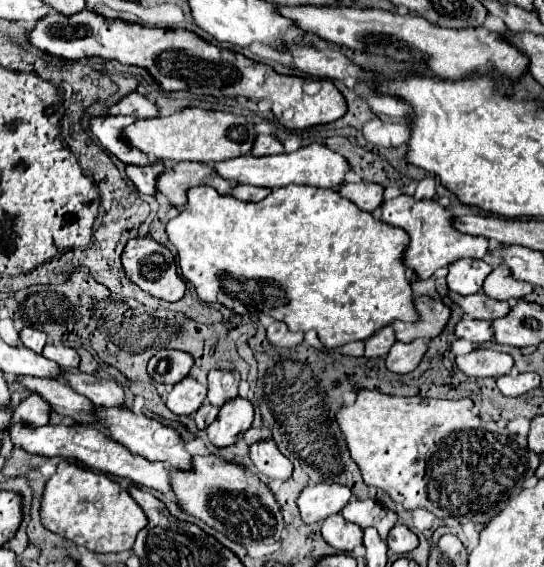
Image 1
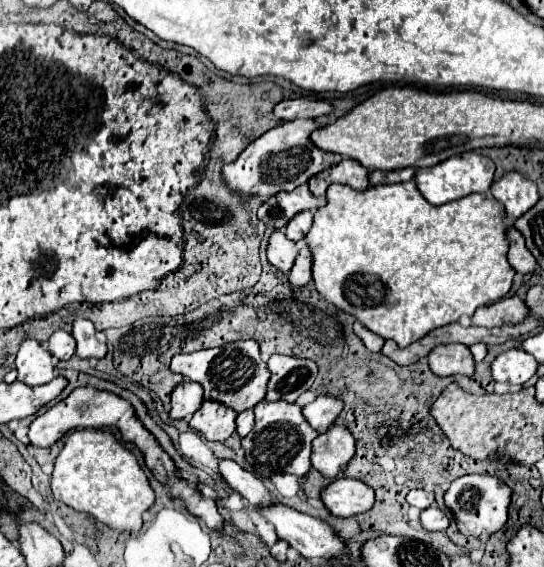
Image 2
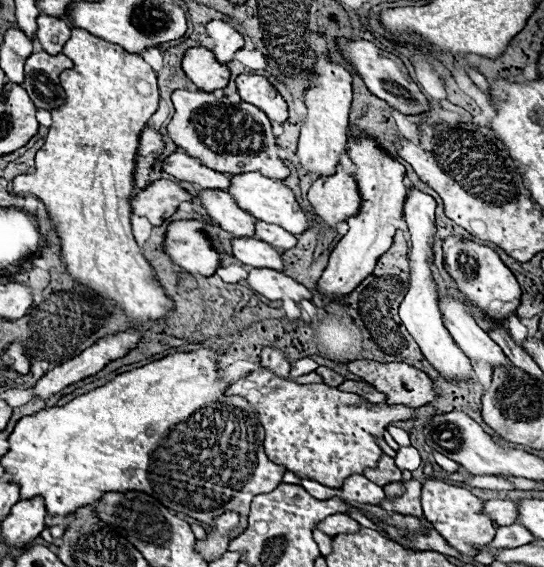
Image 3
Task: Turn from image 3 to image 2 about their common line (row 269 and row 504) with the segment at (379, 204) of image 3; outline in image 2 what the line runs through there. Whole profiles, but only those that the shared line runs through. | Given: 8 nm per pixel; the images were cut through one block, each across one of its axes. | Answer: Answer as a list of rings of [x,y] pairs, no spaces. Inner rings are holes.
[[[338,478],[322,490],[322,500],[332,516],[348,518],[374,506],[374,490],[360,480]]]

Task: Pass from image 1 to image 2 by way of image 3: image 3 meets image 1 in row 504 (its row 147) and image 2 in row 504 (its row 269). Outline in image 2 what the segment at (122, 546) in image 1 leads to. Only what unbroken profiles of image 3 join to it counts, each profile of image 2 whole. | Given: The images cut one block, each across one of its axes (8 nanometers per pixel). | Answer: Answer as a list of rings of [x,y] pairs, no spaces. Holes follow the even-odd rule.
[[[74,430],[56,458],[52,494],[70,508],[84,512],[112,530],[136,534],[142,514],[154,504],[154,492],[136,456],[114,438],[110,430]]]

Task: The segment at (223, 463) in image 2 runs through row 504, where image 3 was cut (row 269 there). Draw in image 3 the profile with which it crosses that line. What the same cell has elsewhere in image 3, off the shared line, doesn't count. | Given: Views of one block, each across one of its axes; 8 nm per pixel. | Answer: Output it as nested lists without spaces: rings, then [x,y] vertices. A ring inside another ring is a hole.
[[[252,268],[250,276],[248,276],[248,286],[256,292],[266,296],[268,300],[294,300],[294,302],[302,302],[302,300],[312,300],[312,292],[296,282],[294,278],[276,272],[276,270],[268,270],[268,268]]]

